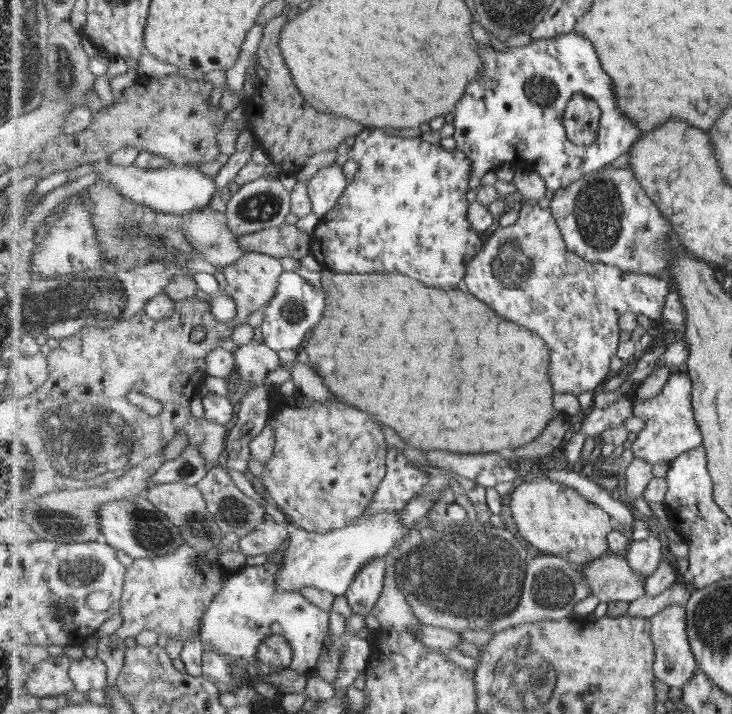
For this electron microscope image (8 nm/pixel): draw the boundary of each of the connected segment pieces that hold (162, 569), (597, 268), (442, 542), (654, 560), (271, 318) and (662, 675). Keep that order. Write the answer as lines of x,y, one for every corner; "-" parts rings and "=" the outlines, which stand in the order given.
184,544
174,554
151,559
134,559
127,567
125,590
121,596
123,623
112,634
125,640
129,636
135,637
141,634
143,630
152,630
157,634
167,634
168,640
177,636
177,639
180,638
185,644
185,641
189,641
193,635
197,635
202,630
201,620
205,611
211,606
215,595
223,591
228,575
229,573
221,568
211,555
198,556
196,550
187,544
=
525,201
525,206
520,208
520,218
517,219
515,224
507,226
505,228
498,227
491,236
487,239
483,249
474,259
471,259
469,265
467,265
467,284
469,284
469,290
475,292
475,296
479,296
479,300
491,304
501,316
517,322
517,324
523,324
535,332
539,332
539,336
543,336
543,339
547,341
549,349
551,349
551,380
555,380
555,392
569,392
573,395
581,394
581,392
589,392
595,390
601,382
608,379
607,376
611,373
611,360
613,356
618,356
618,348
621,341
621,328
619,320
625,313
644,314
652,323
656,320
661,320
667,306
667,296
670,295
670,281
663,274
662,276
647,274
647,273
635,273
625,271
613,264
607,264
603,262
587,261
585,258
581,258
576,252
573,252
567,247
566,240
562,238
562,229
557,226
553,214
549,208
541,208
536,202
=
478,519
458,525
450,521
445,524
447,531
443,532
441,538
424,540
419,547
398,560
395,580
421,623
457,632
489,628
493,621
511,614
519,606
527,576
529,552
519,538
499,538
495,534
497,530
487,534
483,522
=
652,532
644,540
633,541
624,555
637,574
651,576
665,559
665,539
=
284,271
279,278
279,290
277,290
275,298
259,314
259,316
263,316
263,321
260,321
263,342
275,352
279,352
279,350
303,352
301,344
303,344
305,336
319,324
319,320
323,318
323,312
325,312
324,288
313,286
296,271
=
673,603
659,614
652,616
652,638
654,640
654,674
658,680
669,687
682,690
687,681
699,669
694,652
692,651
687,632
686,605

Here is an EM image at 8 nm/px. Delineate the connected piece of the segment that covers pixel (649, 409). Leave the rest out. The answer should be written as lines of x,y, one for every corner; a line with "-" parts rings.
674,372
663,386
661,394
641,402
635,399
634,415
645,421
645,428
637,434
637,440
633,442
631,450
634,457
653,465
671,466
677,456
704,445
704,437
694,416
695,408
692,404
694,382
691,377
689,374

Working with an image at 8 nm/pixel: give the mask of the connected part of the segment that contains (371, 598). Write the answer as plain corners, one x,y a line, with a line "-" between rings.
377,558
365,564
346,592
353,614
371,615
381,597
387,572
386,558

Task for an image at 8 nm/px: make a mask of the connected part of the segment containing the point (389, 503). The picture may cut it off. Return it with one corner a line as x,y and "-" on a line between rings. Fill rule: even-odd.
389,448
387,466
386,479
362,516
401,512
409,500
421,494
430,484
429,476
417,470
397,448

